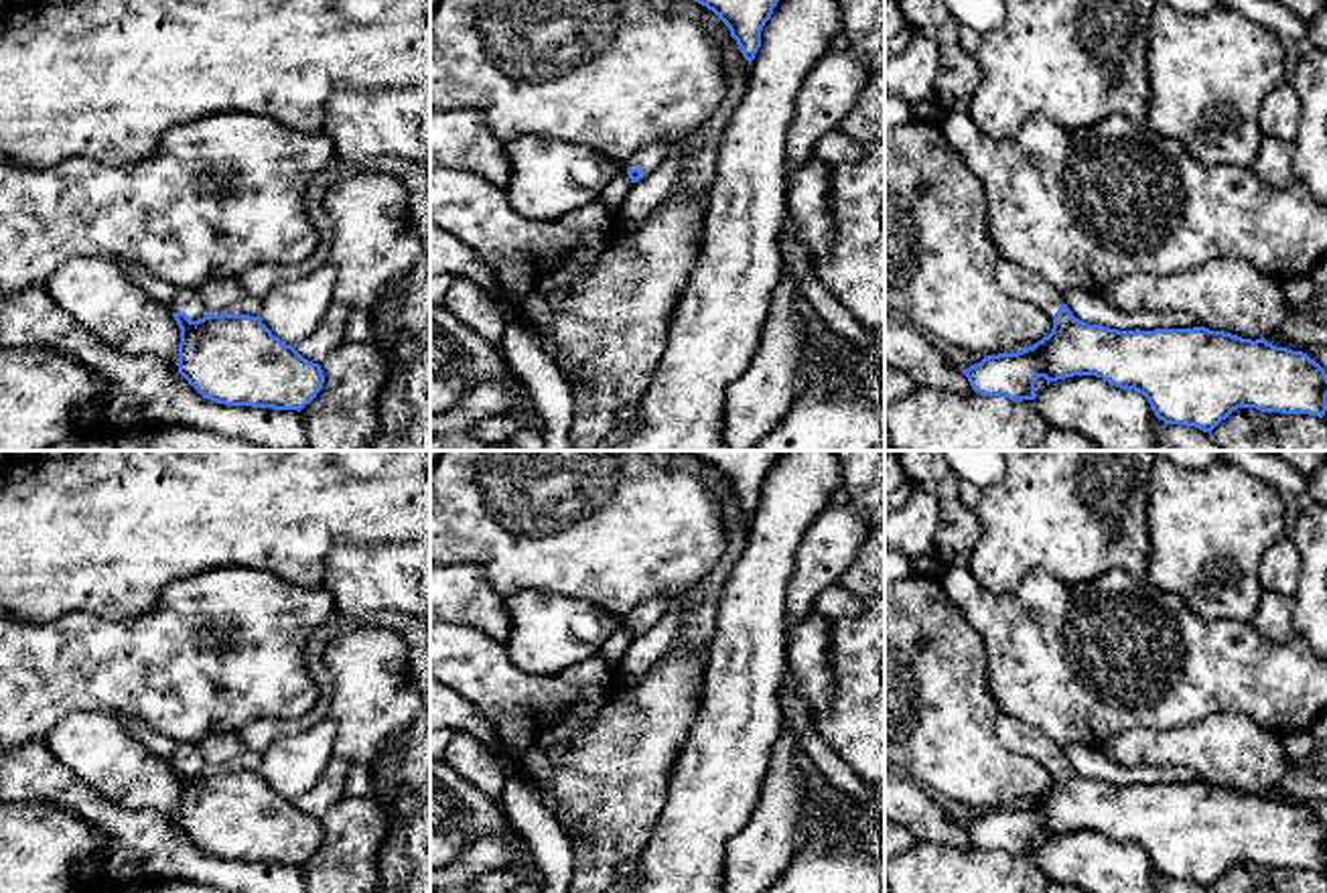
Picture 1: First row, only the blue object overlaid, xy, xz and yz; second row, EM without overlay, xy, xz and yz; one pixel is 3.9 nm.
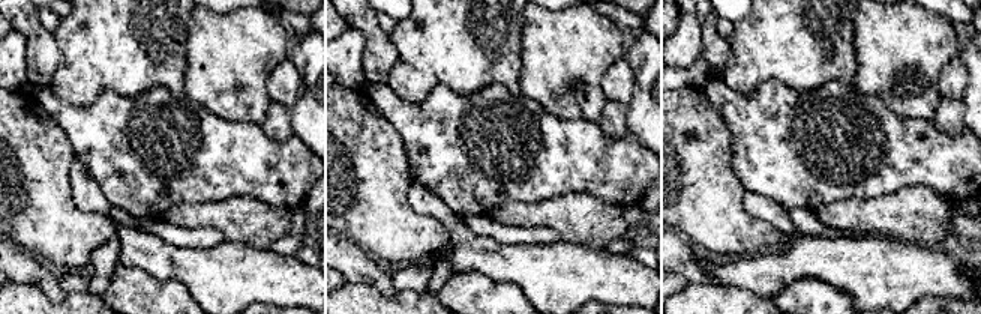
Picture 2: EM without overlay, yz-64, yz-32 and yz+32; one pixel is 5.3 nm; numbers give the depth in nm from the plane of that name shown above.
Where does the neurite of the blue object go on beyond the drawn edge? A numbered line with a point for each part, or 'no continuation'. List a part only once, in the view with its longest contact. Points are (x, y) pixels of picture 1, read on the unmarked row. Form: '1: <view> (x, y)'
1: xy (187, 756)

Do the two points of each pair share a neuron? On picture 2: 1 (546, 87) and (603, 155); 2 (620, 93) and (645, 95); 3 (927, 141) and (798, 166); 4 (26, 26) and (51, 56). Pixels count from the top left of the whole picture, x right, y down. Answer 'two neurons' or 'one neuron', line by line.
1: two neurons
2: two neurons
3: one neuron
4: one neuron

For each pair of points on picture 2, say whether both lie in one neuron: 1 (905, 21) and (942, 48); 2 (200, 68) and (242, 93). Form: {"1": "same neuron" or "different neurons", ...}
{"1": "same neuron", "2": "same neuron"}

